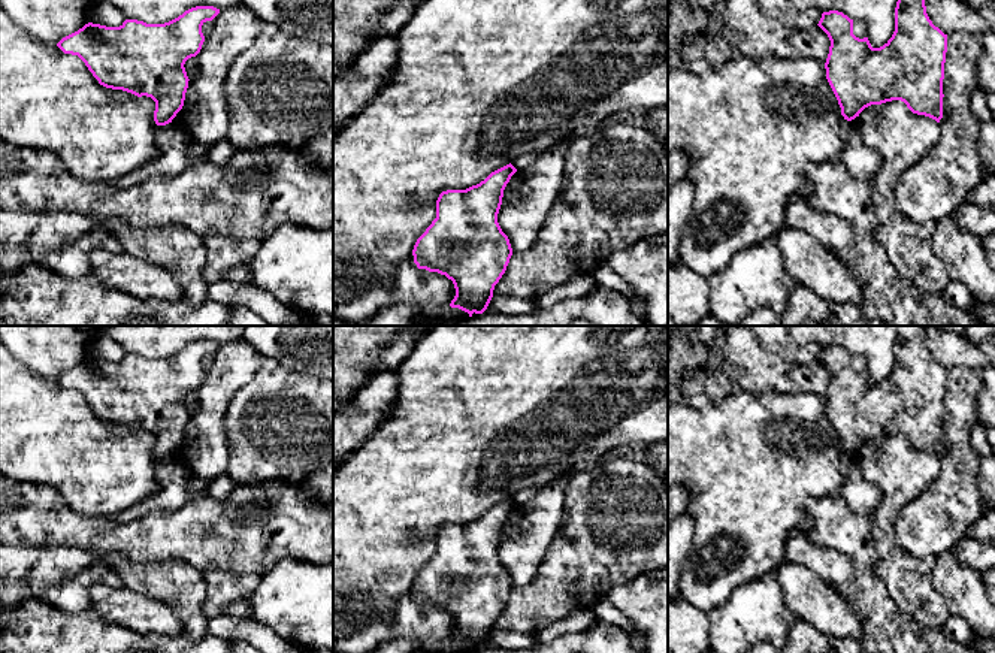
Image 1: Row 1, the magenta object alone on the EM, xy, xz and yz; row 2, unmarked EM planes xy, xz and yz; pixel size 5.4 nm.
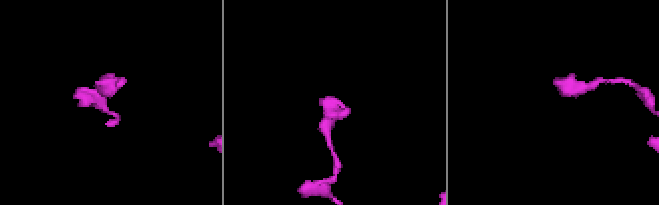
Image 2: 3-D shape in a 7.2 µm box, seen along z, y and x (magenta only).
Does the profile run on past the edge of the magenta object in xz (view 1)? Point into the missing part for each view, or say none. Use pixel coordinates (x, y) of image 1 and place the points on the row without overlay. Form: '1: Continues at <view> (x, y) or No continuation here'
1: No continuation here

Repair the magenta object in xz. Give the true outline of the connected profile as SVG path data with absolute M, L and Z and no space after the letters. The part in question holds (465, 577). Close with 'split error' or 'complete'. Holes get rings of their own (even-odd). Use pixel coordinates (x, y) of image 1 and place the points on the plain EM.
M509 498L466 524L442 526L436 535L436 553L412 584L418 604L453 616L456 631L450 641L469 652L487 644L512 590L498 548L503 524L515 507Z; complete

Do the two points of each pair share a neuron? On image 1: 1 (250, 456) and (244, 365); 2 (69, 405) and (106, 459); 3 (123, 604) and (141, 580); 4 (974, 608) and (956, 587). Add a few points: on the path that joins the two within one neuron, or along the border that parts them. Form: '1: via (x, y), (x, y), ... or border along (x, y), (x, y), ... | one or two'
1: border along (263, 359), (256, 374), (235, 393), (226, 414) | two
2: via (69, 419), (93, 446) | one
3: border along (124, 586), (162, 599), (166, 604) | two
4: via (970, 604), (961, 592) | one

